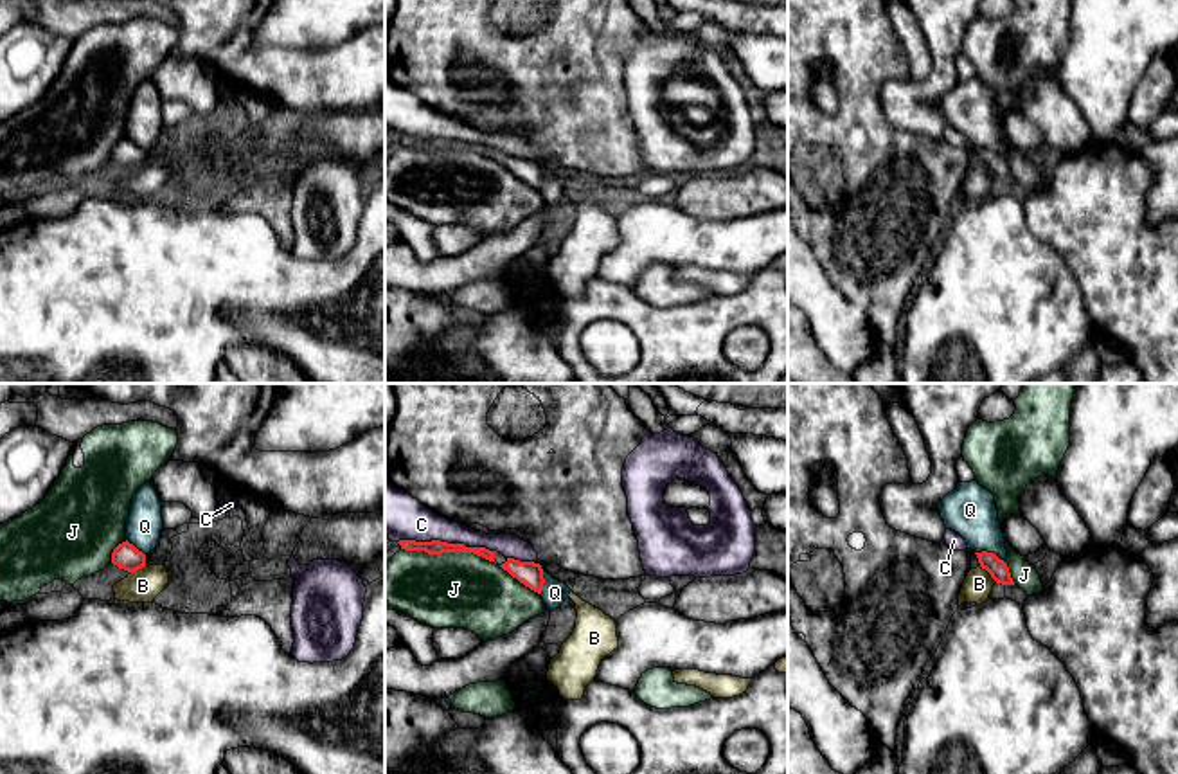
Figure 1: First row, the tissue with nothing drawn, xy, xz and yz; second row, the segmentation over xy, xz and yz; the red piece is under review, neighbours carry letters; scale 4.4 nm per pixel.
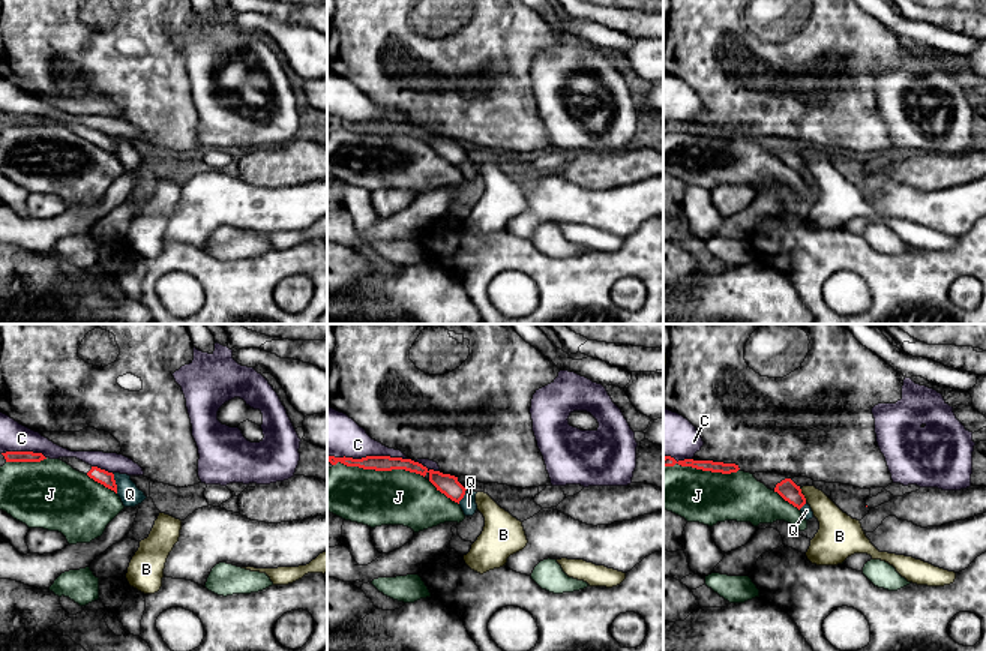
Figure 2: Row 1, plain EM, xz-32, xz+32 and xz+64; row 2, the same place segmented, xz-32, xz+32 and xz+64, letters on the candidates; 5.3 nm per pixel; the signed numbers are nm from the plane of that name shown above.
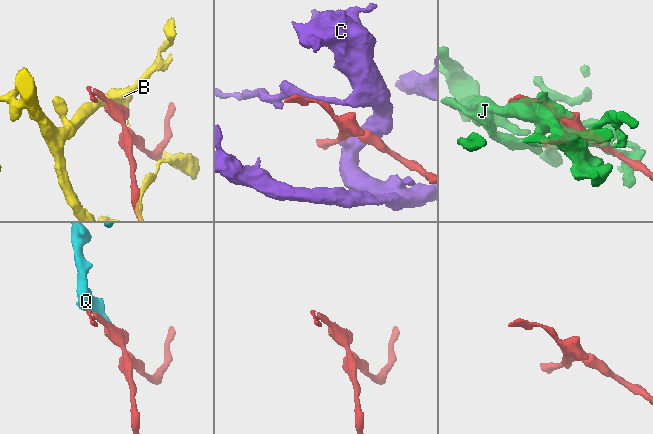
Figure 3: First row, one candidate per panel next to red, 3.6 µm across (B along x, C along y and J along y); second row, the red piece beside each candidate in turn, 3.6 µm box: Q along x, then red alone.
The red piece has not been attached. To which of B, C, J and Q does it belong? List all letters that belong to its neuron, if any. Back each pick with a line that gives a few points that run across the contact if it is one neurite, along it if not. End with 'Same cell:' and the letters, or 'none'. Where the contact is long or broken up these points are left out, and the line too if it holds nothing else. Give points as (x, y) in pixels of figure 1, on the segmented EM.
Same cell: none

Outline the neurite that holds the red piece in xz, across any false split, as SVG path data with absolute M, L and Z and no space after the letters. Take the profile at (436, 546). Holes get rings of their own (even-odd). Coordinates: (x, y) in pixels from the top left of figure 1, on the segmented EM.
M399 540L397 544L405 551L424 551L428 554L473 553L477 556L498 563L504 571L507 571L513 578L516 578L531 590L538 594L541 594L543 590L543 583L545 583L543 569L540 563L534 562L520 562L514 558L505 558L504 554L496 551L489 551L486 547L466 547L464 544L448 544L441 540L432 540L432 542Z

